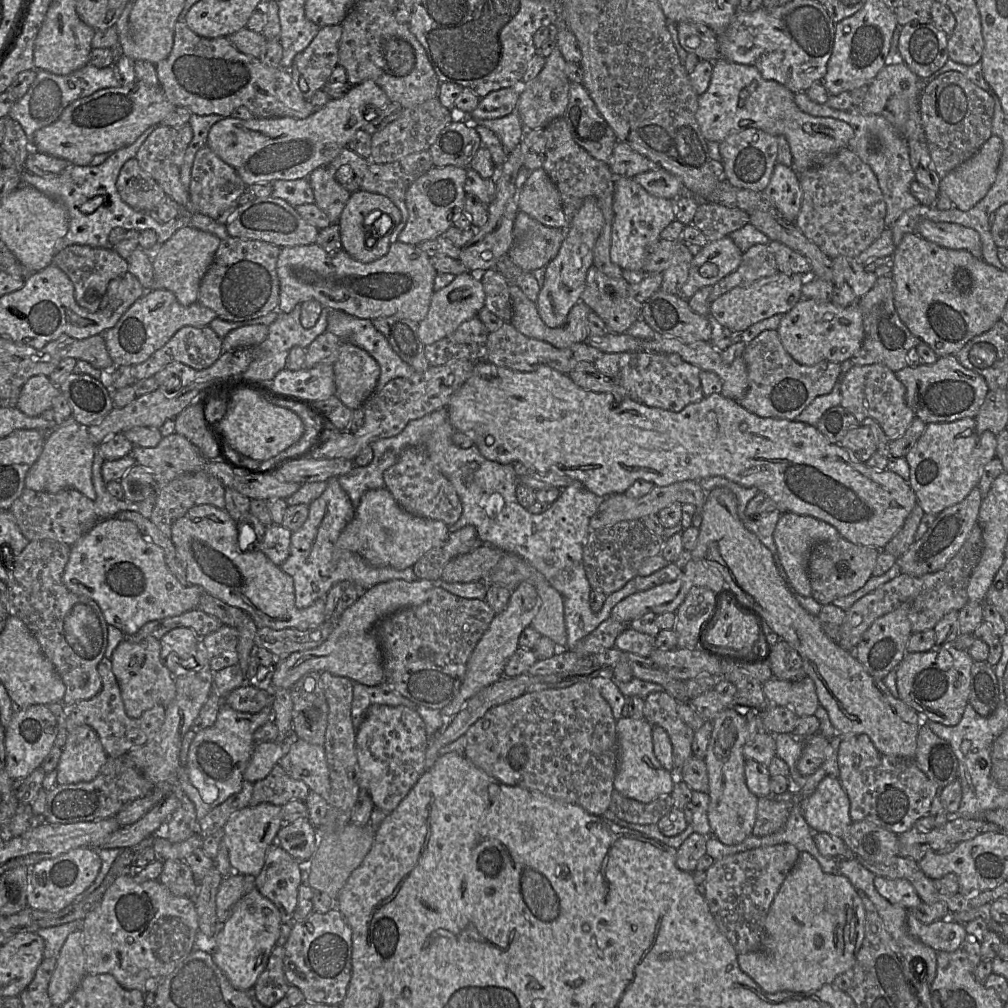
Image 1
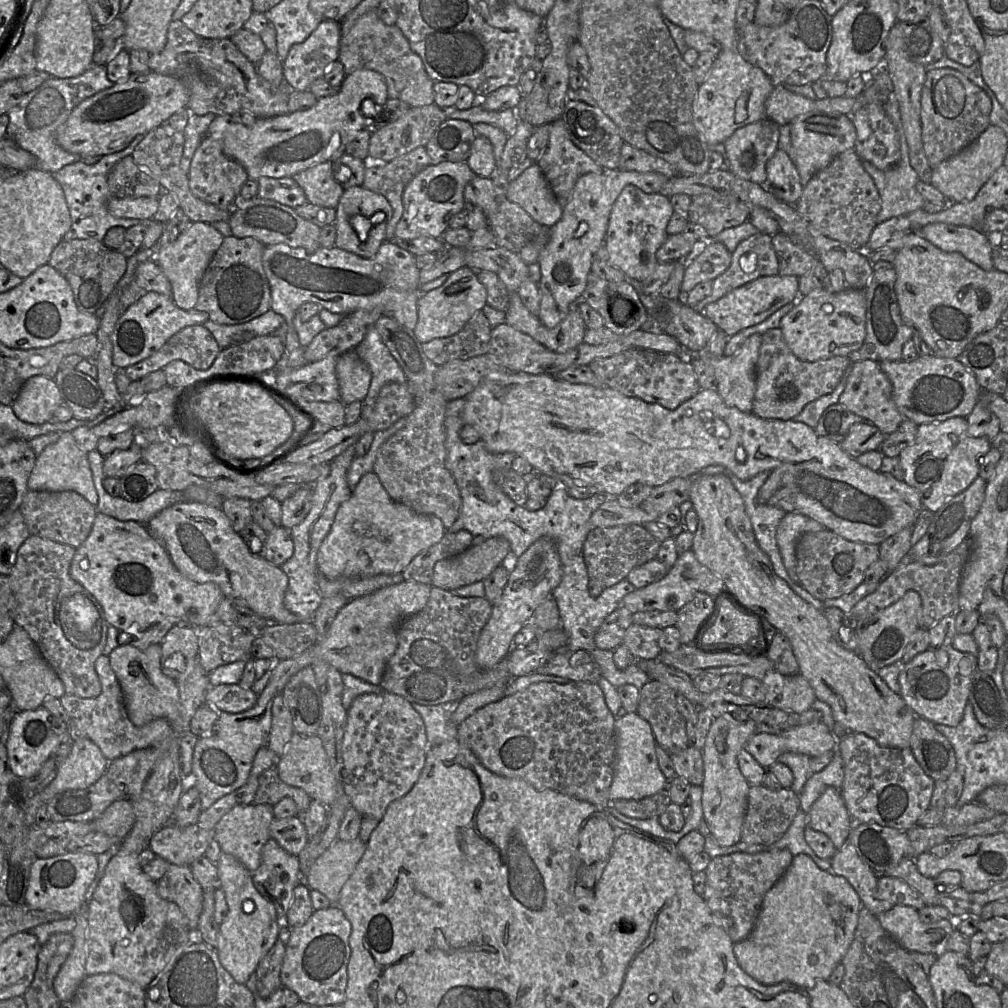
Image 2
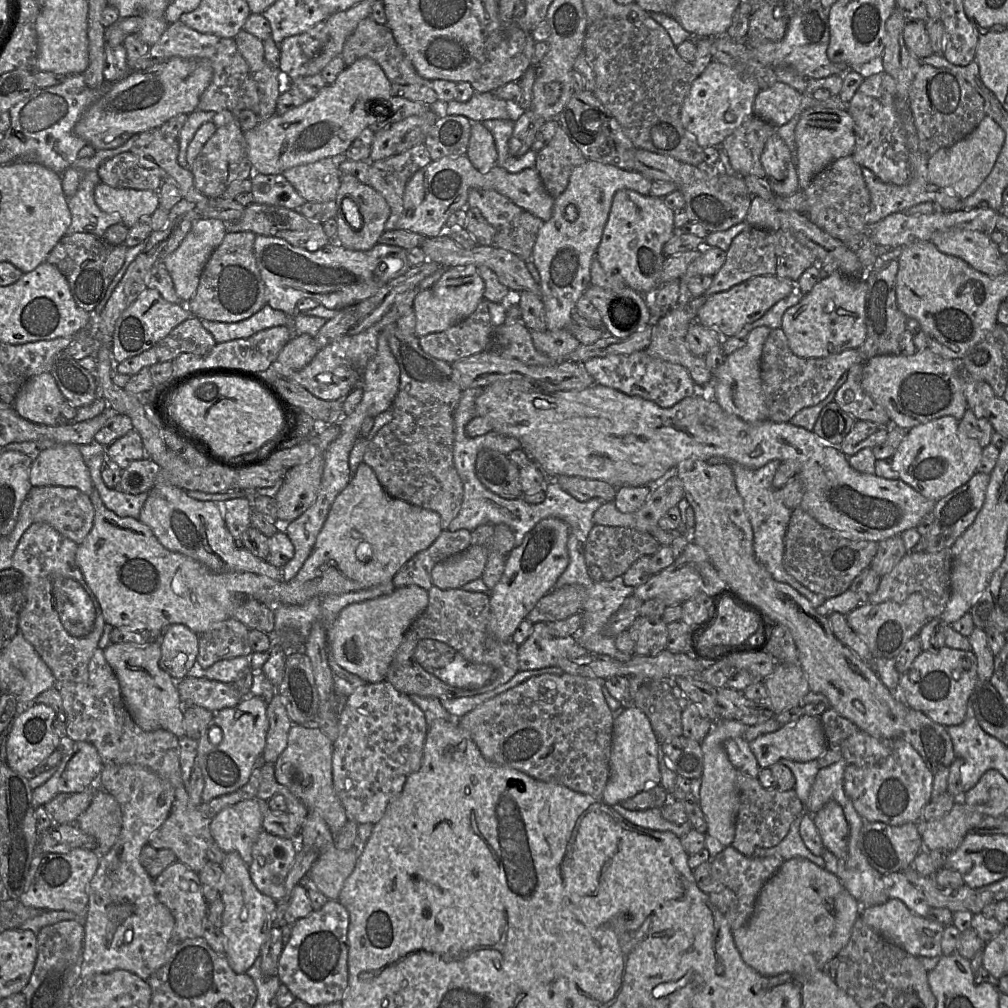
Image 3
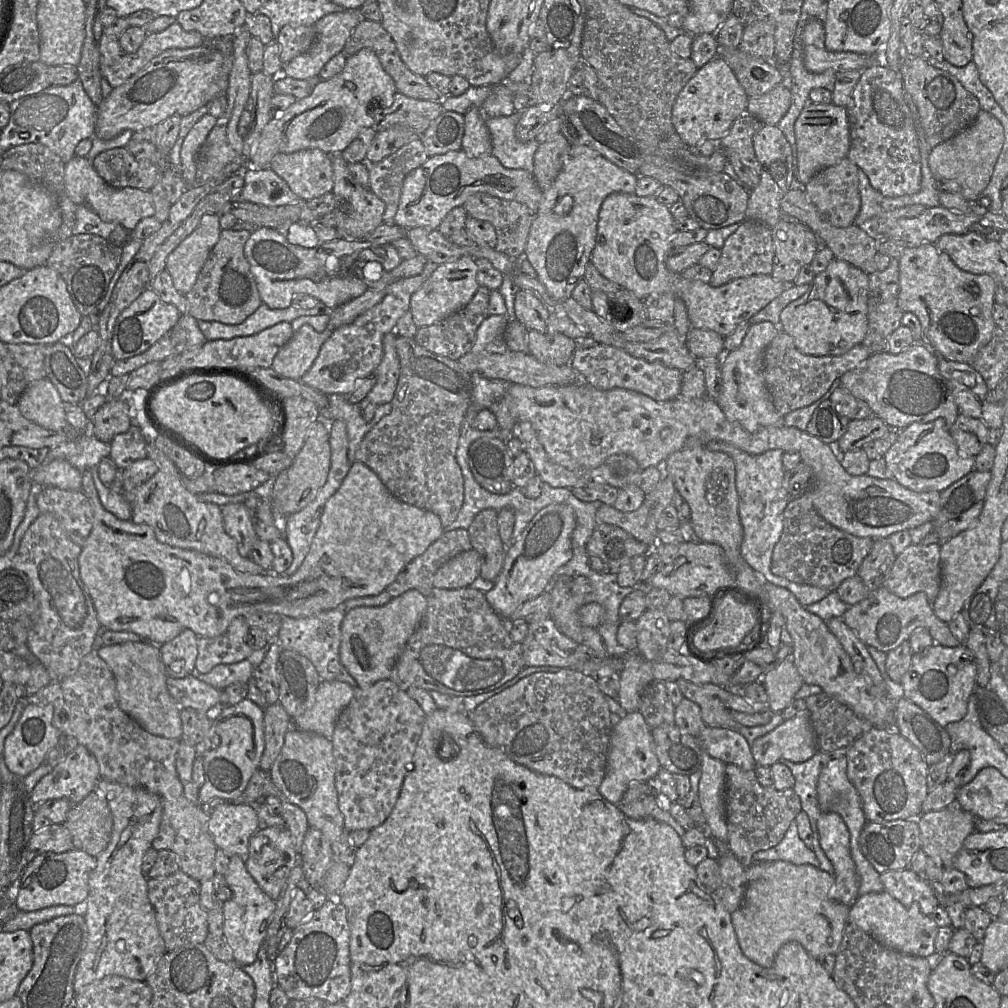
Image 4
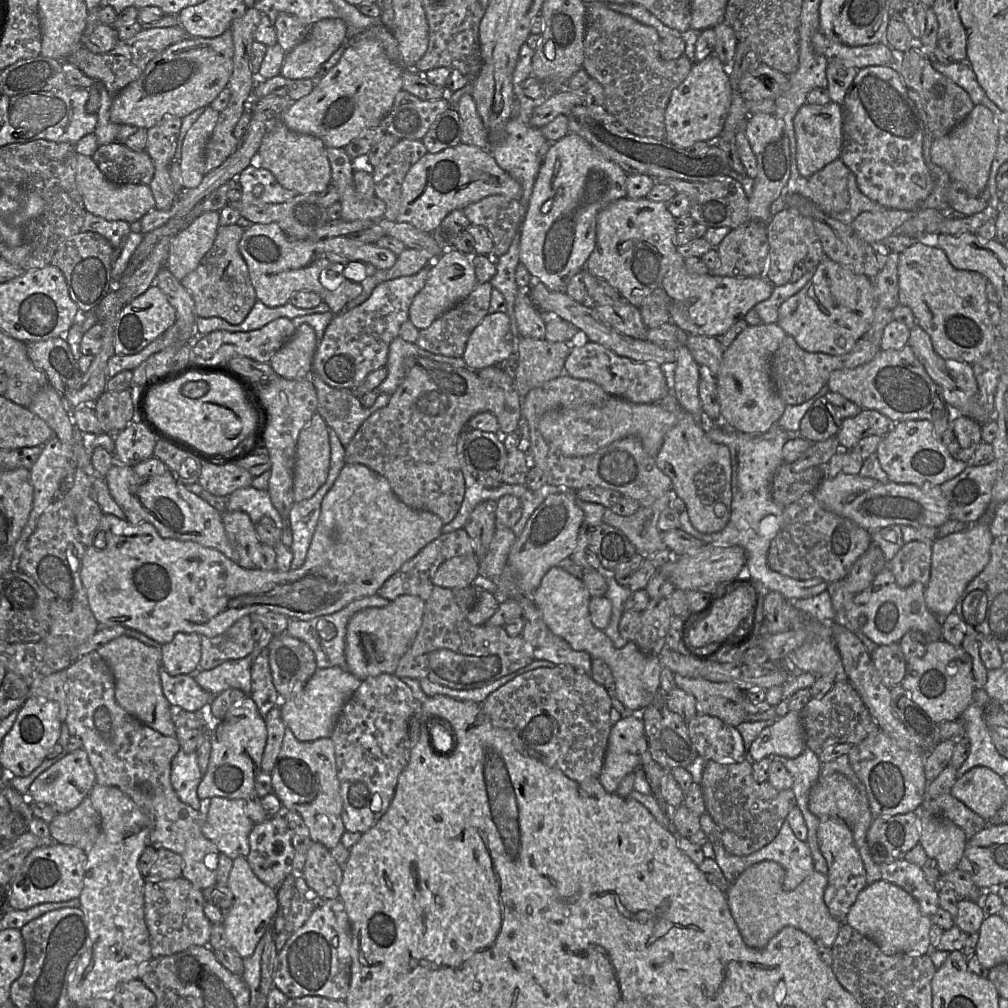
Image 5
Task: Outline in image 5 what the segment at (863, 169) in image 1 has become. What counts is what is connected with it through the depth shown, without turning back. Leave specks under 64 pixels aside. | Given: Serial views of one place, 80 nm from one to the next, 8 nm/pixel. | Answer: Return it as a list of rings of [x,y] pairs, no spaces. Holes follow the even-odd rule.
[[[838,158],[808,179],[810,200],[827,214],[837,214],[849,207],[849,168]]]

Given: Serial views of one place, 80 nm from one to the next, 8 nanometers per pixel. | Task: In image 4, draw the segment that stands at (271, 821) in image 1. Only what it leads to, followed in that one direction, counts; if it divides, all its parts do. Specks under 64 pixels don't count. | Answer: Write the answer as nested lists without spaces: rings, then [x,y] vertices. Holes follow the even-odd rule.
[[[223,801],[209,813],[208,829],[217,849],[222,850],[229,858],[238,855],[246,862],[249,839],[259,829],[257,813],[249,803]]]

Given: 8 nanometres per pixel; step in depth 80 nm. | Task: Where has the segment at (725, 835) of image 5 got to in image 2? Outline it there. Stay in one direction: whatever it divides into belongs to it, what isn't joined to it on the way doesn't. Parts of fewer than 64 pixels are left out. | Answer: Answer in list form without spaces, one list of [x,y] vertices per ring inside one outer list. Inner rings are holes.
[[[763,785],[750,786],[740,841],[748,845],[771,845],[777,842],[786,833],[799,810],[799,797],[791,788],[770,790]]]

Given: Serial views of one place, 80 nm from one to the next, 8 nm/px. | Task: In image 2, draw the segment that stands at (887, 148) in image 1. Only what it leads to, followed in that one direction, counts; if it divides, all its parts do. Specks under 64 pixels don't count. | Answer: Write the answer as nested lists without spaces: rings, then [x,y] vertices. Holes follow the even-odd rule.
[[[893,92],[885,103],[885,111],[893,123],[899,137],[900,159],[897,164],[886,170],[880,170],[870,162],[862,161],[863,168],[872,177],[880,196],[881,210],[877,216],[877,223],[881,223],[892,217],[906,216],[915,210],[923,208],[926,203],[924,197],[916,189],[919,177],[915,169],[910,164],[909,147],[905,133],[903,133],[900,107],[898,101],[893,95]]]

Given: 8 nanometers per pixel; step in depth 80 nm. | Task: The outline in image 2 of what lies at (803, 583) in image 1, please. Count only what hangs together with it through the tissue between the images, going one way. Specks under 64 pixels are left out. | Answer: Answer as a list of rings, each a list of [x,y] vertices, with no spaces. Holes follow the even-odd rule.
[[[789,512],[779,523],[776,532],[776,541],[784,566],[789,576],[798,582],[796,575],[796,546],[800,537],[807,532],[818,532],[826,529],[819,522],[799,514]]]

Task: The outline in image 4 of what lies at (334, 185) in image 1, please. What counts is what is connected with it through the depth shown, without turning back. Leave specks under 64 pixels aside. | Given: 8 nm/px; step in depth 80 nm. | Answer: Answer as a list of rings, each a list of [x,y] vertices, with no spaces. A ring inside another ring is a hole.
[[[322,150],[277,154],[269,168],[301,199],[311,200],[333,190],[332,163],[329,154]]]

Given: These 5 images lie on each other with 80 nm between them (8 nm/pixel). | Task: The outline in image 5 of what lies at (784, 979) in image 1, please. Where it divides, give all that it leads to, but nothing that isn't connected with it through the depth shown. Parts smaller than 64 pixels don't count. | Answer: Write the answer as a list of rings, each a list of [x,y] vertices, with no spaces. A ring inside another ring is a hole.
[[[762,861],[744,870],[725,892],[732,917],[744,943],[752,949],[763,949],[783,928],[795,927],[809,935],[816,944],[832,948],[841,927],[824,902],[828,879],[813,871],[794,890],[782,888],[785,871],[777,862]]]

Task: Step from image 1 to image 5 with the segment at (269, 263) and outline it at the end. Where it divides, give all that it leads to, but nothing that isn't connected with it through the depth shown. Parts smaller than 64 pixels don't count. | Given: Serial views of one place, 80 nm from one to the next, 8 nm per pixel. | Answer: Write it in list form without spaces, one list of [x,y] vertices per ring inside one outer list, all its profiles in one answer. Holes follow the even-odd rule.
[[[236,224],[220,225],[212,247],[198,267],[180,280],[194,300],[197,317],[219,317],[231,324],[240,324],[258,300],[248,266],[239,251],[244,231],[243,227]]]

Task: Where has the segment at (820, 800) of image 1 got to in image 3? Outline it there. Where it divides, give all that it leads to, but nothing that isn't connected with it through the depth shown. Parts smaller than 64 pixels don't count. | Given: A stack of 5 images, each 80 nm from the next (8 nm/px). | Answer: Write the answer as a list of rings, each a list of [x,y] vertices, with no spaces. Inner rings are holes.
[[[830,801],[812,817],[824,847],[838,859],[846,859],[849,826],[842,807],[836,801]]]

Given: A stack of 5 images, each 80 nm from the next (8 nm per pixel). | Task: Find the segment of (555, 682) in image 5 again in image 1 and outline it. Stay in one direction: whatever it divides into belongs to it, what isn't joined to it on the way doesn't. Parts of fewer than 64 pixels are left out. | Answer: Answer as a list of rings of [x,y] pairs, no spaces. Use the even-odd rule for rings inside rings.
[[[589,682],[527,692],[505,704],[494,706],[473,723],[464,736],[464,756],[503,784],[578,805],[595,816],[602,816],[610,805],[618,755],[616,720],[609,704]]]

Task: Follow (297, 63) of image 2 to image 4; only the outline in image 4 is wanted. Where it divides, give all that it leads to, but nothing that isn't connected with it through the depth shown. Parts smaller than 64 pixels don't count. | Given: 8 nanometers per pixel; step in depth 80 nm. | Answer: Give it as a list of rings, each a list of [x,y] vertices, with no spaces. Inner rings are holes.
[[[314,25],[283,26],[276,39],[281,47],[280,59],[282,63],[286,64],[295,57],[307,52],[316,41],[316,38],[317,33]]]

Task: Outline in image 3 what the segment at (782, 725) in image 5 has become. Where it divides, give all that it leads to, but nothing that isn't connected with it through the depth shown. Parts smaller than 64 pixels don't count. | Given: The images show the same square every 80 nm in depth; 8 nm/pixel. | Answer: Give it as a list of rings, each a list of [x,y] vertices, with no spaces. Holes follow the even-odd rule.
[[[808,715],[801,716],[775,732],[758,736],[754,741],[749,742],[749,746],[761,769],[770,768],[779,763],[781,758],[803,763],[817,760],[828,748],[820,717]]]

